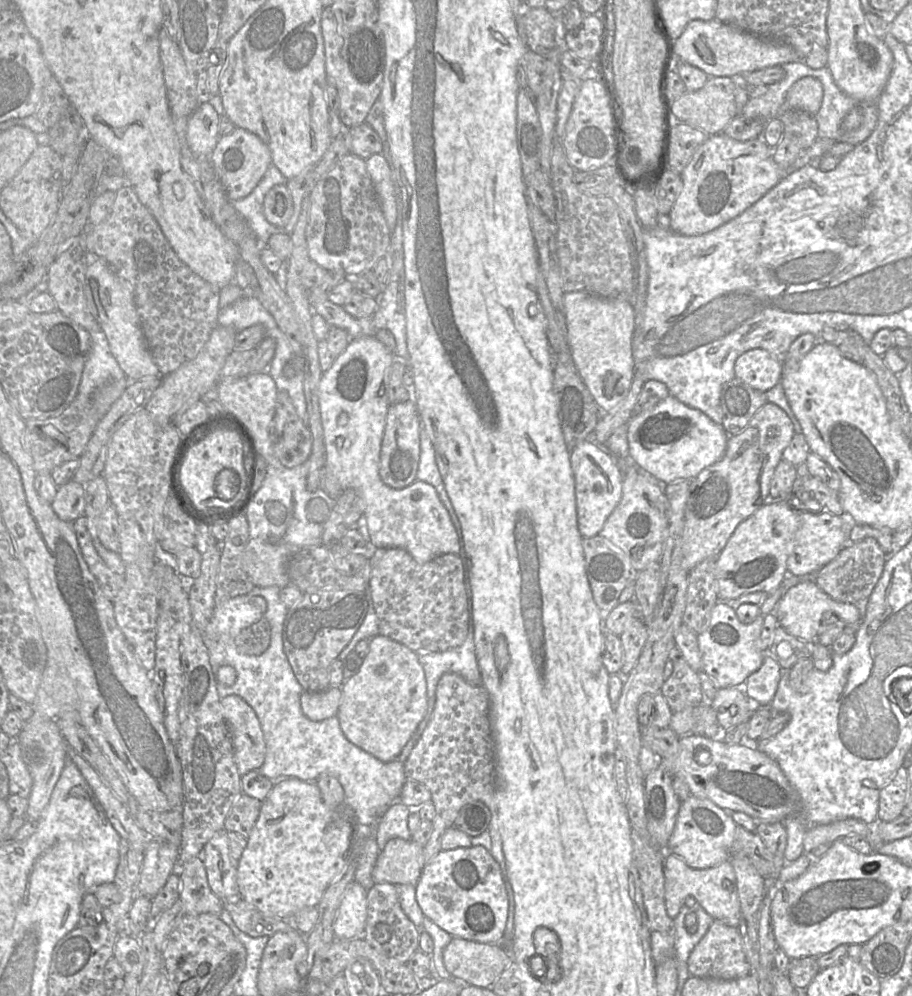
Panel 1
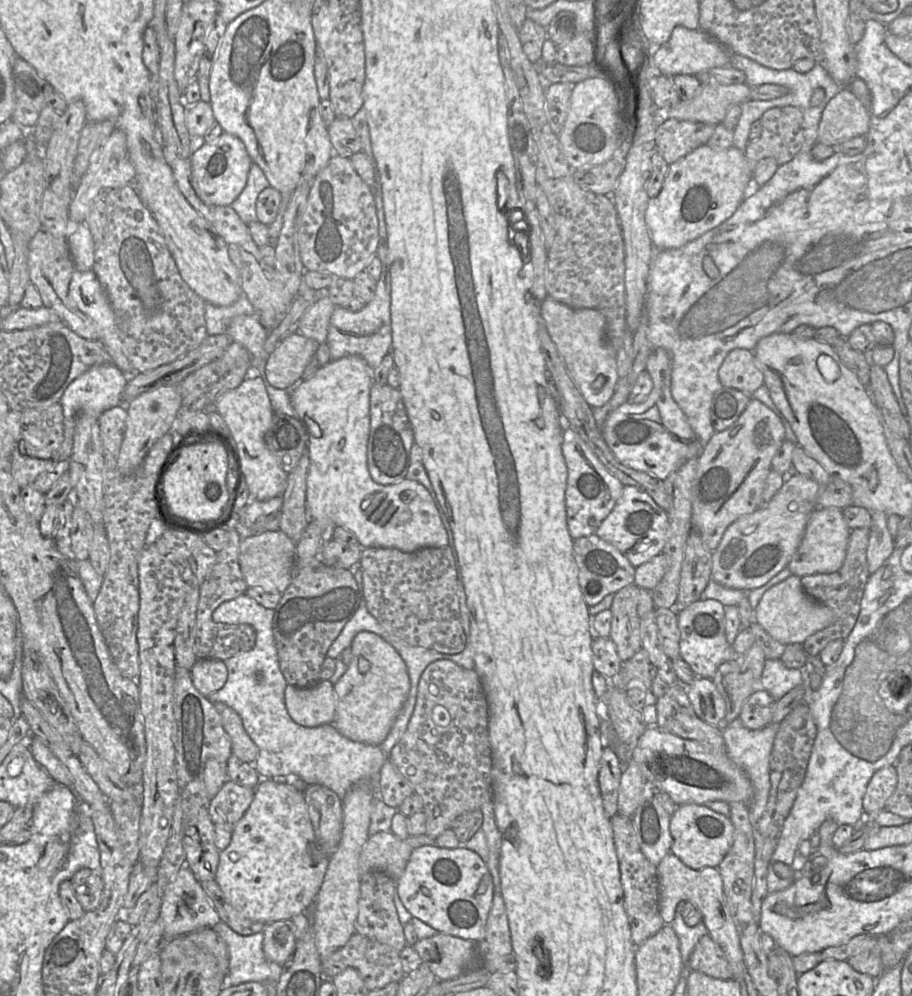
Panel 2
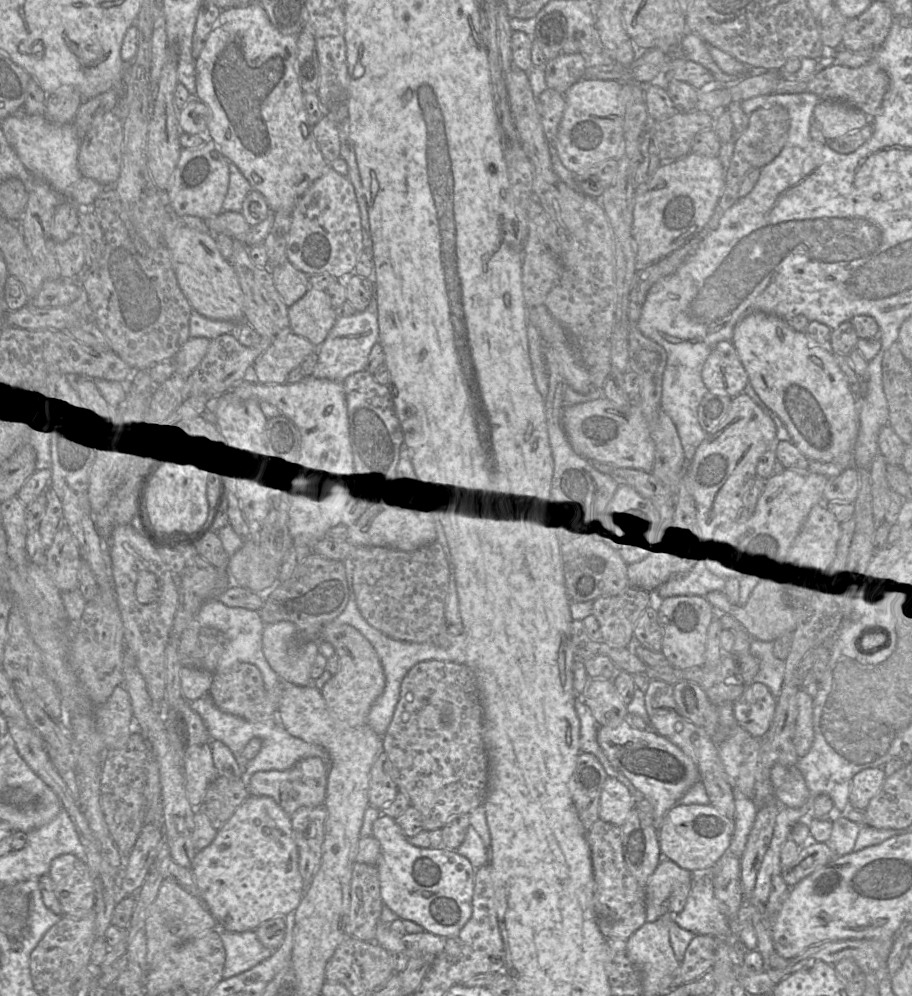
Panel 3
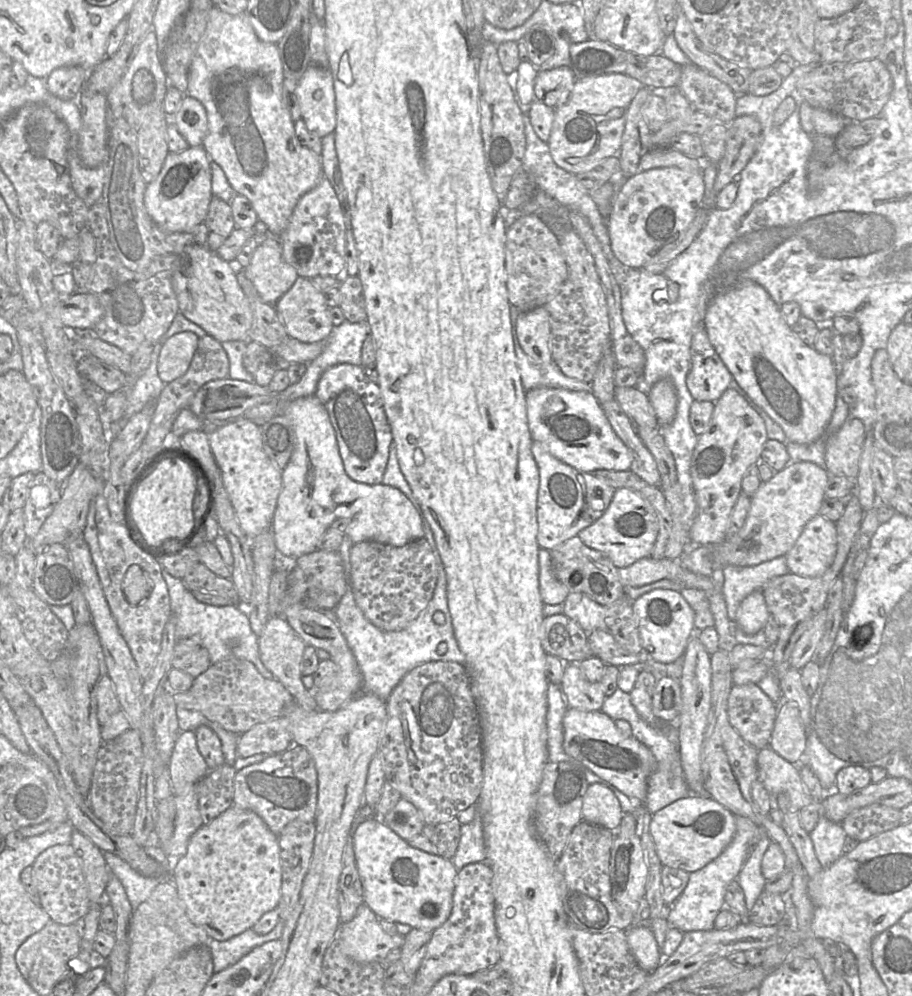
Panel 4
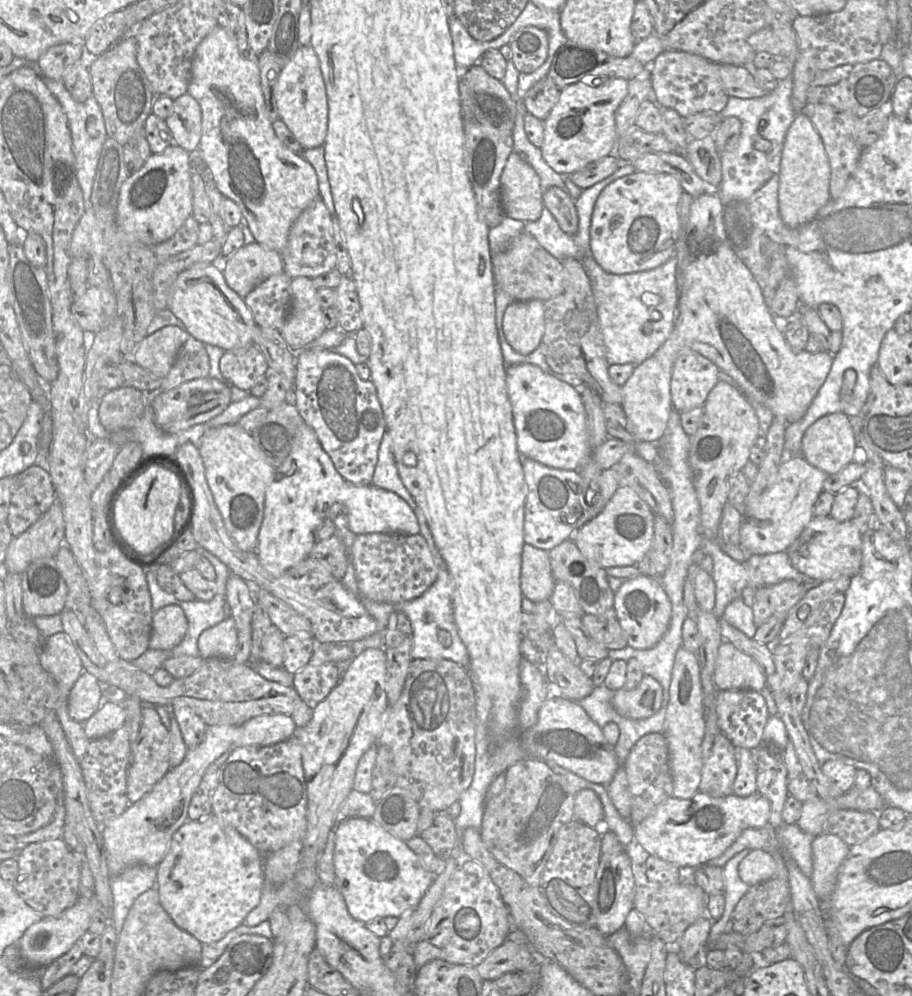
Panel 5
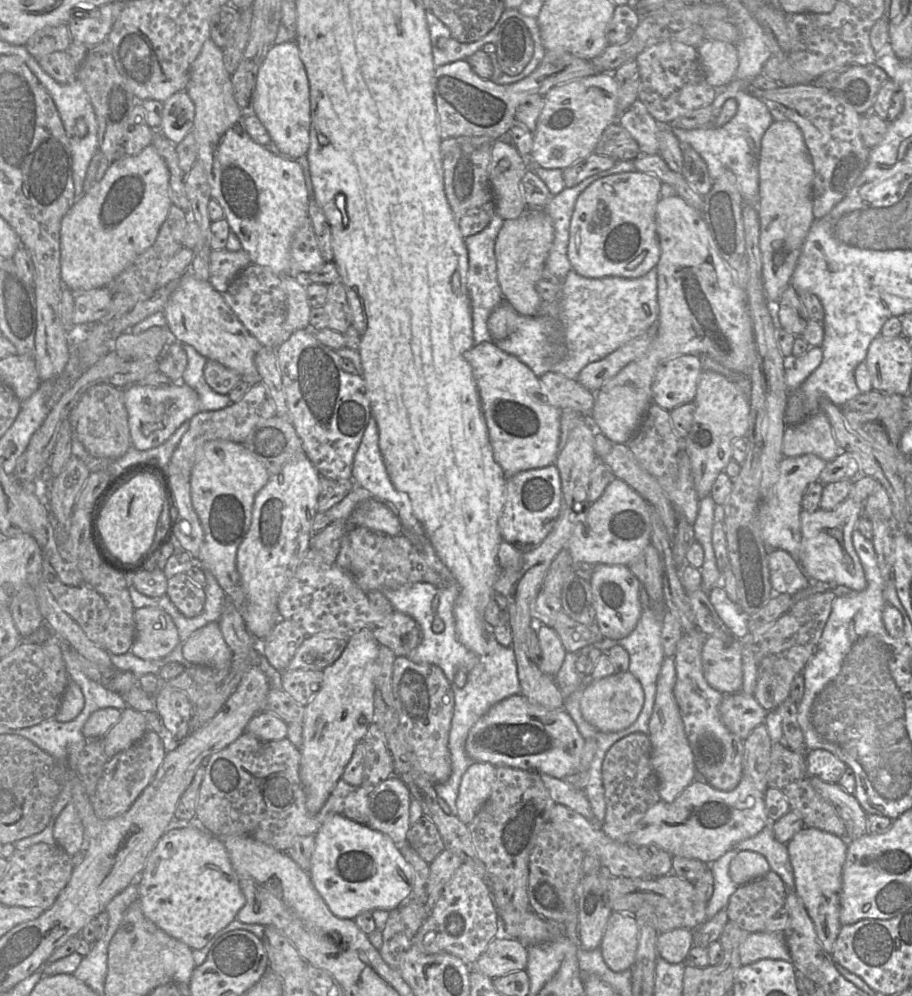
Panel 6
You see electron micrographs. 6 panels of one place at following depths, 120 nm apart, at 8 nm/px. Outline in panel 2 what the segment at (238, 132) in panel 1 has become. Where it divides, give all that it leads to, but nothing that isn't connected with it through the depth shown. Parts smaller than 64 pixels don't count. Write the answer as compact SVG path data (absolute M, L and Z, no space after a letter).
M223 133L218 140L193 152L190 158L191 185L205 204L230 206L245 188L252 164L244 143L234 135Z

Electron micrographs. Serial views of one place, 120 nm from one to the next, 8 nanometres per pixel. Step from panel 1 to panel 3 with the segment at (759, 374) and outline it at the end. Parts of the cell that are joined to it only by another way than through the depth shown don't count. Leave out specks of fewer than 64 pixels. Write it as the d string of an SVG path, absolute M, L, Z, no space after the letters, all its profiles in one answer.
M731 341L716 344L704 363L702 379L709 392L730 397L743 393L749 376Z

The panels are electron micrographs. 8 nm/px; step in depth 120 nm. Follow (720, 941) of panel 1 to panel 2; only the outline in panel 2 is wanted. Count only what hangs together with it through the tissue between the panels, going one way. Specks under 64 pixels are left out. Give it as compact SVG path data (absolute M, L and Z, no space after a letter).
M708 934L694 946L687 966L715 979L732 979L732 970L724 951Z

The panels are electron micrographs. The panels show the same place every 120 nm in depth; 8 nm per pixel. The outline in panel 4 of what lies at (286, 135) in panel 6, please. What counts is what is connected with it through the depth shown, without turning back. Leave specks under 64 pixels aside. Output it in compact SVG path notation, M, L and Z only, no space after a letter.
M311 64L291 96L288 96L294 121L299 117L319 138L334 133L337 125L336 96L329 69Z

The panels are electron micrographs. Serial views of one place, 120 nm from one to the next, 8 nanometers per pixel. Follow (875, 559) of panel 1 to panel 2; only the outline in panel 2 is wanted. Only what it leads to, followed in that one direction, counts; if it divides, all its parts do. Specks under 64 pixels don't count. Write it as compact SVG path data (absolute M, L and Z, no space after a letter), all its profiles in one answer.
M869 529L851 530L845 559L841 567L831 573L814 574L800 577L805 593L813 600L831 608L835 621L828 627L809 636L802 644L808 656L817 656L831 642L846 639L852 631L861 609L861 600L871 575L868 568L867 547Z

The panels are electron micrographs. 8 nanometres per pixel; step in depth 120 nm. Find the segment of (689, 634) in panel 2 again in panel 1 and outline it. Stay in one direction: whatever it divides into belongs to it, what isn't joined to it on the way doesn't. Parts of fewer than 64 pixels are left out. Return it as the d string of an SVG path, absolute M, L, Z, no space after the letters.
M719 601L711 611L708 627L697 634L702 658L702 670L713 681L723 687L742 688L747 678L762 665L765 653L756 646L763 627L764 616L757 617L750 624L739 621L735 608L725 601Z

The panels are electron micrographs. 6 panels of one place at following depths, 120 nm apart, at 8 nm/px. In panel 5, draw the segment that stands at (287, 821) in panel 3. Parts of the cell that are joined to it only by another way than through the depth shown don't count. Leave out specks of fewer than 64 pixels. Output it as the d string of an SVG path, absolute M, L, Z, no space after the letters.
M210 816L200 822L187 821L175 832L163 860L157 866L157 880L155 888L159 893L162 907L169 914L174 923L180 929L194 936L202 944L210 944L222 939L229 931L243 924L246 916L259 905L264 883L264 855L260 853L235 828L224 824L214 816Z

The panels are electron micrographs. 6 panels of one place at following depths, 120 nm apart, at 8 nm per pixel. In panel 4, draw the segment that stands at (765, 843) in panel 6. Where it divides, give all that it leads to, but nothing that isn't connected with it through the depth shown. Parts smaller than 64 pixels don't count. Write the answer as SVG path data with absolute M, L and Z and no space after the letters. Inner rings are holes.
M822 815L809 837L822 869L839 859L847 849L848 837L841 823L829 821ZM735 816L736 830L731 842L723 852L703 868L689 874L688 883L680 897L670 907L667 922L671 928L683 933L715 929L715 919L725 908L727 886L736 880L751 848L764 834L748 818Z

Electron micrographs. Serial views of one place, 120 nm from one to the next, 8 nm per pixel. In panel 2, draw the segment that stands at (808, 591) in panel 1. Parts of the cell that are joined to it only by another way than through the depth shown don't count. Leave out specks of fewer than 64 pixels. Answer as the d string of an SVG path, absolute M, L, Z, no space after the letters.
M791 575L769 588L754 609L755 621L777 641L788 645L803 644L812 634L823 630L835 621L831 608L811 599L804 591L800 577Z

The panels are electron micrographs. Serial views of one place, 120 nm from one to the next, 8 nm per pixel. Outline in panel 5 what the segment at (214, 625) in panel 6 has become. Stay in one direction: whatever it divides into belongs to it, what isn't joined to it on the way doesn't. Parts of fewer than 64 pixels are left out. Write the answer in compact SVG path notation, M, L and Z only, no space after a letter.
M232 618L204 630L197 641L203 659L231 659L236 653L238 632Z

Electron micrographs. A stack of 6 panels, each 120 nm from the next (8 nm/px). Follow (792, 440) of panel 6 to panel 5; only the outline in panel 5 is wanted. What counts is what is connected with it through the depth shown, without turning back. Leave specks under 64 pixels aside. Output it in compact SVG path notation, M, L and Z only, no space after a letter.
M842 412L819 418L803 435L801 456L828 475L858 459L853 419Z

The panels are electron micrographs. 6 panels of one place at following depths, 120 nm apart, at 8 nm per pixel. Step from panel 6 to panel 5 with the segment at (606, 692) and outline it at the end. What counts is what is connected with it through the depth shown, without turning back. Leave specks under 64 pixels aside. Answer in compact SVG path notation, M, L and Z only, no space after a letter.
M644 675L636 688L614 691L612 705L619 715L643 719L654 715L663 703L663 687L652 676Z

